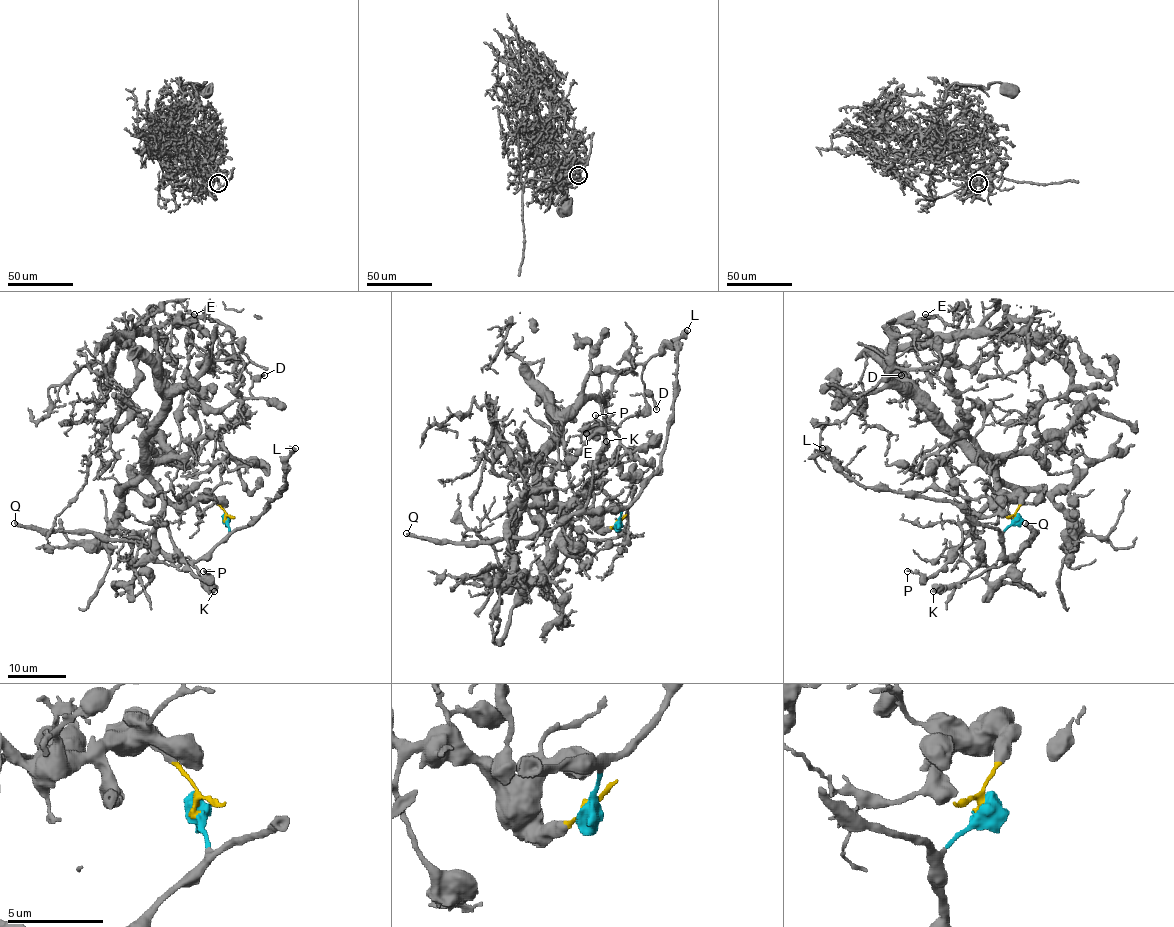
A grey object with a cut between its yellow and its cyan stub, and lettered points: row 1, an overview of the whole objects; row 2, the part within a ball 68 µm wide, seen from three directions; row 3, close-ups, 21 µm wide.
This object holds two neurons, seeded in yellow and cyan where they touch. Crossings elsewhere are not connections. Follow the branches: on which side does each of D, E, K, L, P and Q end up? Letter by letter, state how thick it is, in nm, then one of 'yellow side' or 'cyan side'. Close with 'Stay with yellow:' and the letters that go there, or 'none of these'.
D: 240 nm | yellow side
E: 460 nm | yellow side
K: 650 nm | cyan side
L: 600 nm | cyan side
P: 140 nm | yellow side
Q: 380 nm | cyan side
Stay with yellow: D, E, P

